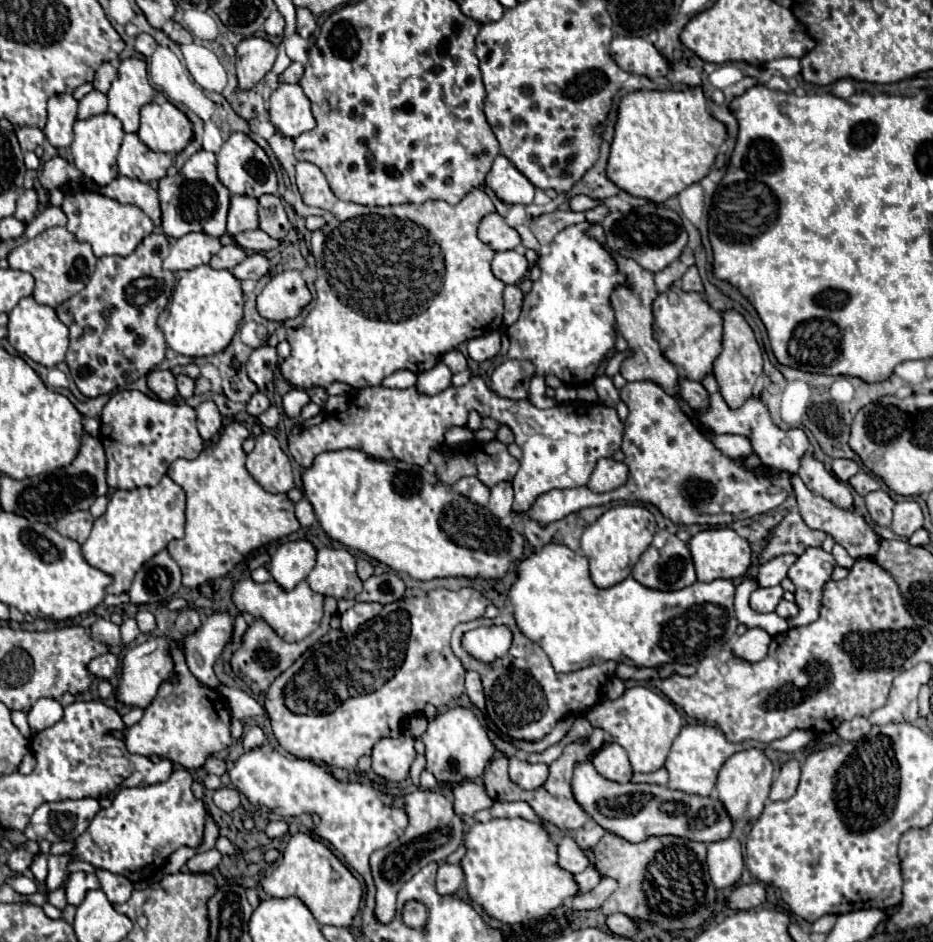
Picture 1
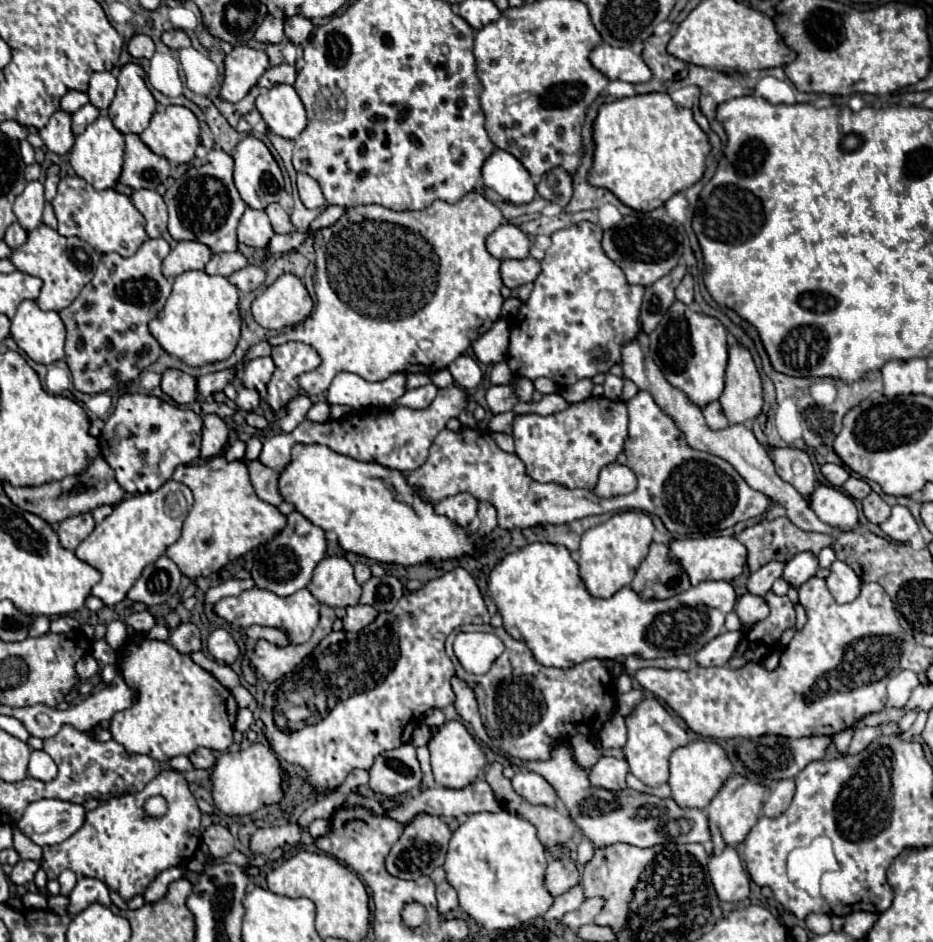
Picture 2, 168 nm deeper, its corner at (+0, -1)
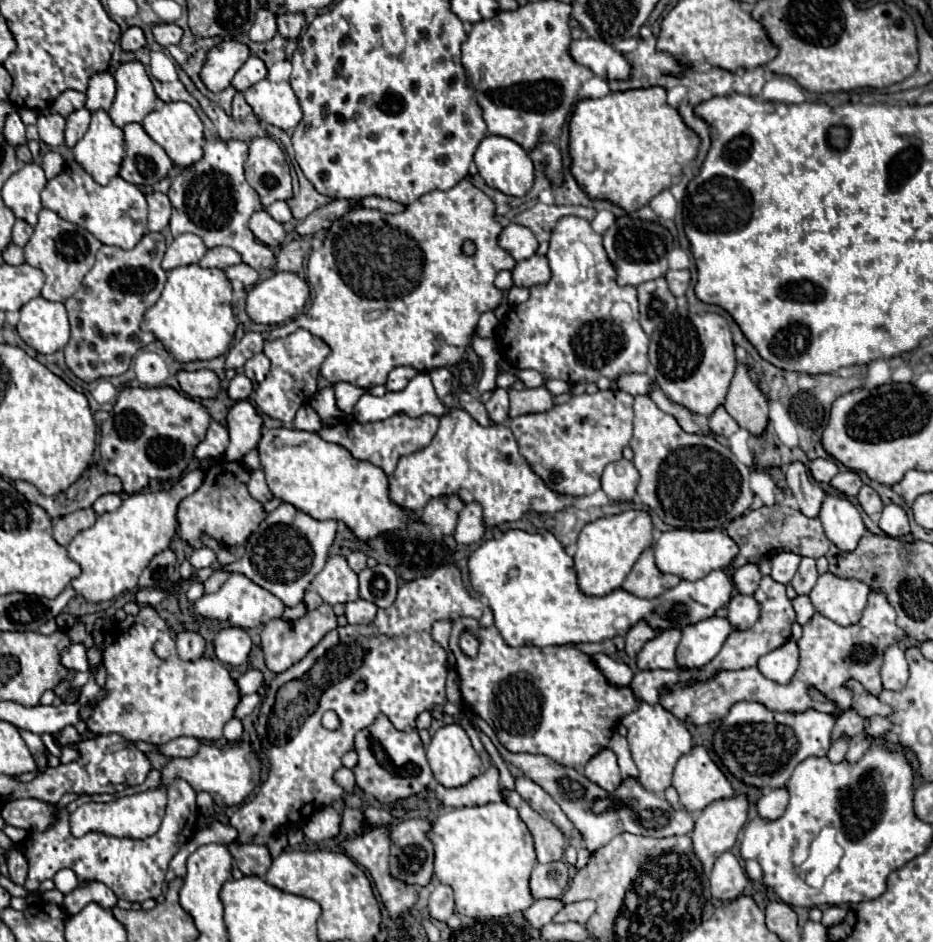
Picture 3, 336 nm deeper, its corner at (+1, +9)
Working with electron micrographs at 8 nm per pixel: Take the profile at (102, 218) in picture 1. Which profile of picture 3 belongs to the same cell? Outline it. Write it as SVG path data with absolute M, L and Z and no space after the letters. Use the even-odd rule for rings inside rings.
M70 163L58 177L46 183L42 191L42 205L62 219L88 229L104 245L132 249L146 233L148 205L144 193L136 185L126 183L122 177L112 177L112 181L102 187L78 163Z

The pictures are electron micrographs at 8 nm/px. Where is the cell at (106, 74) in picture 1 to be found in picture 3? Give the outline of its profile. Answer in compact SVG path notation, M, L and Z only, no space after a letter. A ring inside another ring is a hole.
M108 71L98 73L90 79L90 85L86 91L86 109L92 113L98 109L108 111L114 101L114 95L116 95L116 83L114 83L112 73Z

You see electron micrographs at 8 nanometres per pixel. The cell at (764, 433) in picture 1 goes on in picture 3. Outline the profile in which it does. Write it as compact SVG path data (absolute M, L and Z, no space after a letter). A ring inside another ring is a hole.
M790 463L790 467L786 469L786 483L794 493L802 515L818 517L820 505L826 499L826 493L820 489L818 483L810 481L808 471L802 463Z

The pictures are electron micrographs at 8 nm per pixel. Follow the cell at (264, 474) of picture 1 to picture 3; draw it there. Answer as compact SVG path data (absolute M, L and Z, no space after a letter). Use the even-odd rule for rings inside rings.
M258 469L258 471L254 471L254 473L250 475L248 491L250 491L250 495L252 495L256 501L260 501L260 503L266 503L266 501L270 501L270 499L274 497L274 495L270 493L268 485L266 485L264 471L262 471L262 469Z

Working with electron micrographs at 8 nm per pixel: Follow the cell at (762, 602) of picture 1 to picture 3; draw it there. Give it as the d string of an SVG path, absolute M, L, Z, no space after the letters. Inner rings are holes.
M734 595L728 603L728 621L734 631L750 629L758 619L758 603L754 603L752 595Z

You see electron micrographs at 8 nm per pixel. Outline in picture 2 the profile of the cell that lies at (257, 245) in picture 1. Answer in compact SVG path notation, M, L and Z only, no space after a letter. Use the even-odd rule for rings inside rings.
M289 233L289 235L273 235L269 245L267 245L267 251L271 253L287 253L287 251L293 251L295 247L299 247L303 241L305 241L307 233Z

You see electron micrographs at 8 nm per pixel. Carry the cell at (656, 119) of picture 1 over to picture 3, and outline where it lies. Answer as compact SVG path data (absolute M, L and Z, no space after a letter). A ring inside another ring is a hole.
M662 87L608 93L602 99L582 99L568 125L572 159L570 171L590 199L608 199L626 213L638 211L654 195L668 189L672 177L696 157L700 139L682 123L674 107L666 103Z

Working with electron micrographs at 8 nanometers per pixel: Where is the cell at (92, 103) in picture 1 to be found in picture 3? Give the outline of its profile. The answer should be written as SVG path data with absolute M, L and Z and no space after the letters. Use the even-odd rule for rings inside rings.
M78 109L78 111L70 113L68 119L66 119L64 143L72 149L72 147L84 137L88 125L90 125L90 111L86 111L86 109Z

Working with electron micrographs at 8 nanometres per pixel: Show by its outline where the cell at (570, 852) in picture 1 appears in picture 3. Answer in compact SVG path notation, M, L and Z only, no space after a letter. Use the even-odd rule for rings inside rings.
M554 861L554 863L538 863L530 875L530 893L534 899L556 899L562 895L564 887L568 885L568 865L564 861Z

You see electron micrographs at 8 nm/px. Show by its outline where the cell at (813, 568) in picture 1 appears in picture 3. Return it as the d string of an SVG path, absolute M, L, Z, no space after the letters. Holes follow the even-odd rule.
M778 553L772 559L772 573L770 573L770 577L774 581L786 585L786 583L790 583L794 573L798 571L798 563L800 563L798 555L794 555L794 553Z

